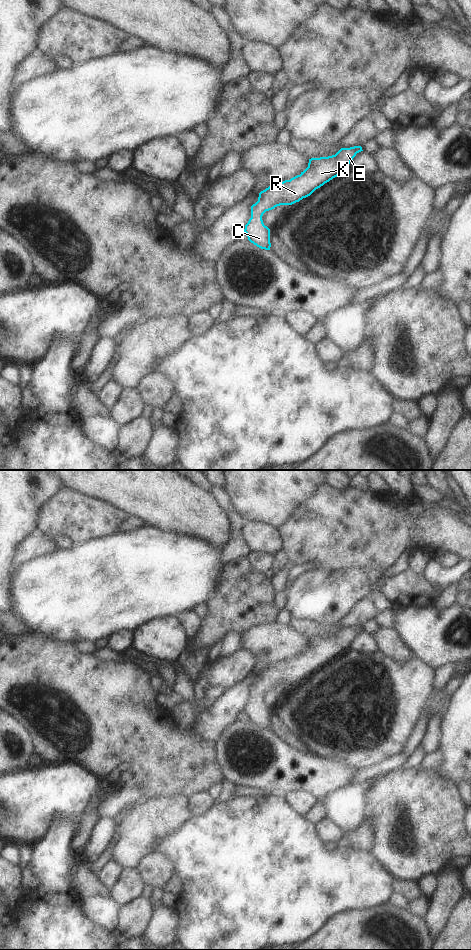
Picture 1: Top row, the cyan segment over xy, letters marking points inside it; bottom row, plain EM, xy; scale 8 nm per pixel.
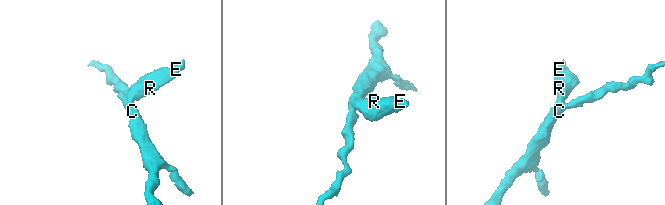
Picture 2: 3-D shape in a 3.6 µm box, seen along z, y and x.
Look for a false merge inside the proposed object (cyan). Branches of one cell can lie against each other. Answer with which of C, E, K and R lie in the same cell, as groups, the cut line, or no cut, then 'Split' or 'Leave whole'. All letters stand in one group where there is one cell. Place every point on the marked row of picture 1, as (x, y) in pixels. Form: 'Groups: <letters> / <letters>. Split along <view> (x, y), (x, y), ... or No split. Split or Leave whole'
Groups: C E K R. No split. Leave whole

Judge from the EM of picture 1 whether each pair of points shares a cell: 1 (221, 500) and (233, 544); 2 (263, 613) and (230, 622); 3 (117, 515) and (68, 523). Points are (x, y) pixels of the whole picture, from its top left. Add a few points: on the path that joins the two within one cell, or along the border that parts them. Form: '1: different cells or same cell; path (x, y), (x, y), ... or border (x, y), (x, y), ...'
1: same cell; path (229, 511), (235, 519), (235, 533)
2: same cell; path (255, 613), (247, 613), (243, 617), (238, 617)
3: same cell; path (105, 518), (80, 518)

